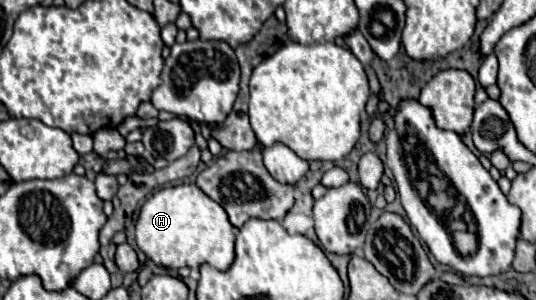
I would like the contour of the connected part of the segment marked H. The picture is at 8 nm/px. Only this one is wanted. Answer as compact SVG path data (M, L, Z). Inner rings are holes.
M196 184L166 186L154 192L140 208L136 244L156 266L172 270L182 266L198 268L204 262L218 270L226 270L234 262L234 226L226 210L208 198Z

